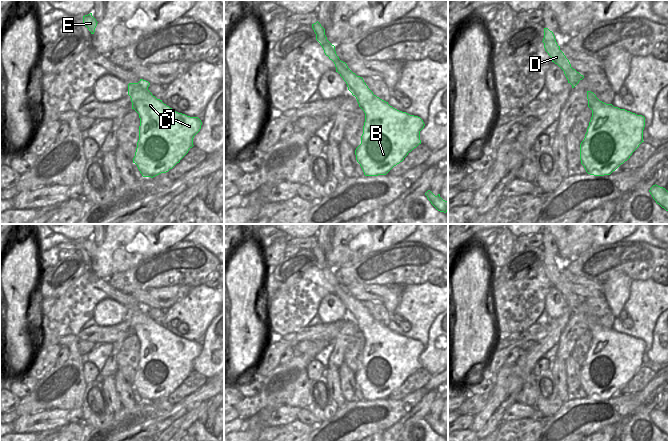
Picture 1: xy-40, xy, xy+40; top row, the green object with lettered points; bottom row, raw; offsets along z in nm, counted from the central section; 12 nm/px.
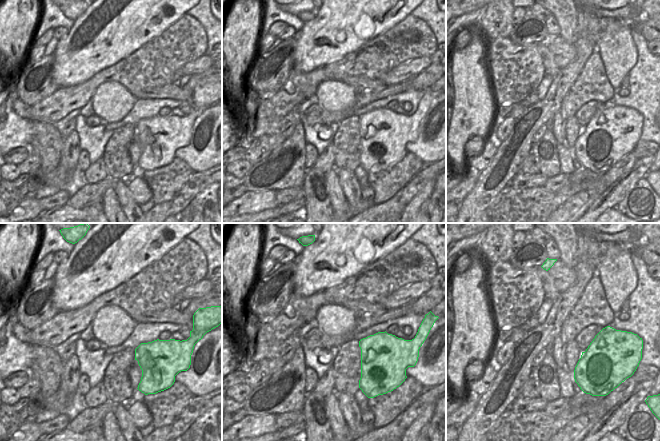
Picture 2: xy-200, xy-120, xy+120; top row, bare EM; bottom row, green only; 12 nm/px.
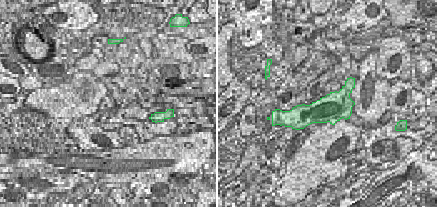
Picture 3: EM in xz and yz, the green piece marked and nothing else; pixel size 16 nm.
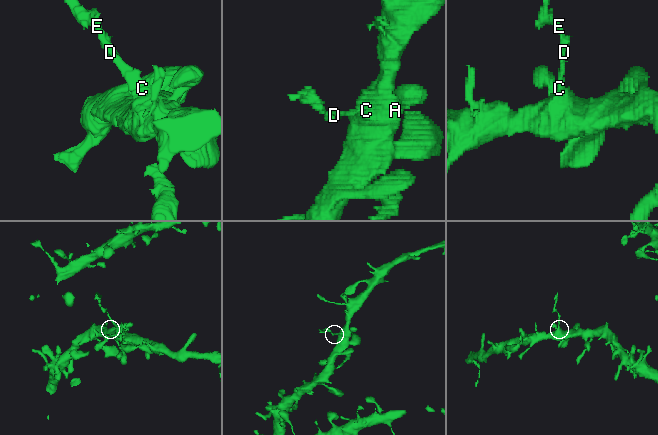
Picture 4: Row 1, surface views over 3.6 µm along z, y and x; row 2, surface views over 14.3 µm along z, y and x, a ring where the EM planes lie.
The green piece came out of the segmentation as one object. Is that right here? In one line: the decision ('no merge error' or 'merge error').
merge error

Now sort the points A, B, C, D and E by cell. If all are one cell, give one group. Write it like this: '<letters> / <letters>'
A B C / D E

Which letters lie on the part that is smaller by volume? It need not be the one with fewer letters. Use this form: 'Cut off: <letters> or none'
Cut off: D, E

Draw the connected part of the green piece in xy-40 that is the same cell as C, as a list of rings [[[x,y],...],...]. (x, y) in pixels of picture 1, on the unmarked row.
[[[140,303],[138,307],[128,308],[128,319],[131,322],[132,333],[140,342],[139,364],[133,387],[143,401],[155,401],[172,393],[192,372],[193,362],[200,355],[202,346],[198,341],[190,341],[178,337],[162,324],[157,323],[148,314],[150,307]]]

